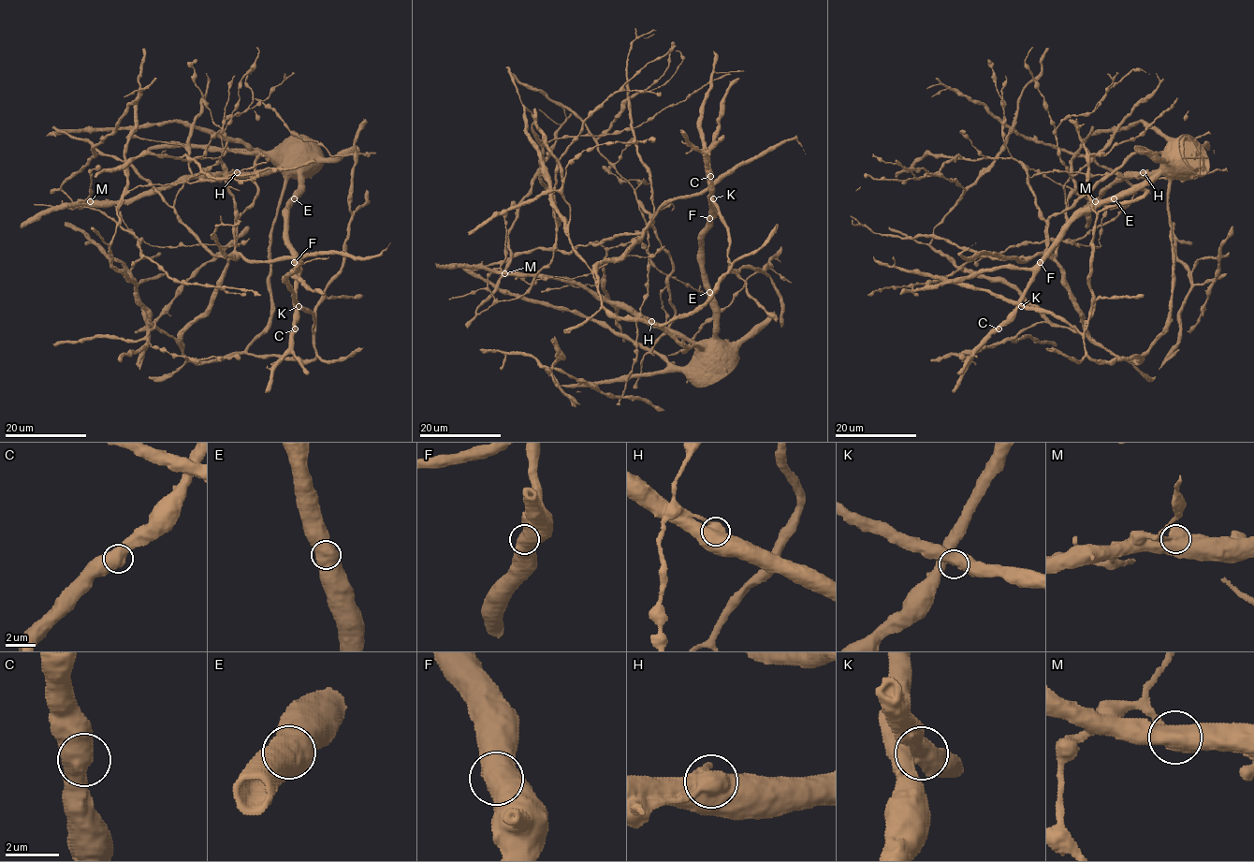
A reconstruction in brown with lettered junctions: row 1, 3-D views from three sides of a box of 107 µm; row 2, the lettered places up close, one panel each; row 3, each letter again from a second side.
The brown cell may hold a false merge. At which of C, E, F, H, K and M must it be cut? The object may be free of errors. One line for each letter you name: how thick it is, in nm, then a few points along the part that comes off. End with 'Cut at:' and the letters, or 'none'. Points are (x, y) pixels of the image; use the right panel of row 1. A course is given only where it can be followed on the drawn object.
Cut at: none

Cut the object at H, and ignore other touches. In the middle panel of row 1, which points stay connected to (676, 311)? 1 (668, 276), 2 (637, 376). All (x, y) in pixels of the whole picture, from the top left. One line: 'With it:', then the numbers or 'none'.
With it: 1, 2

